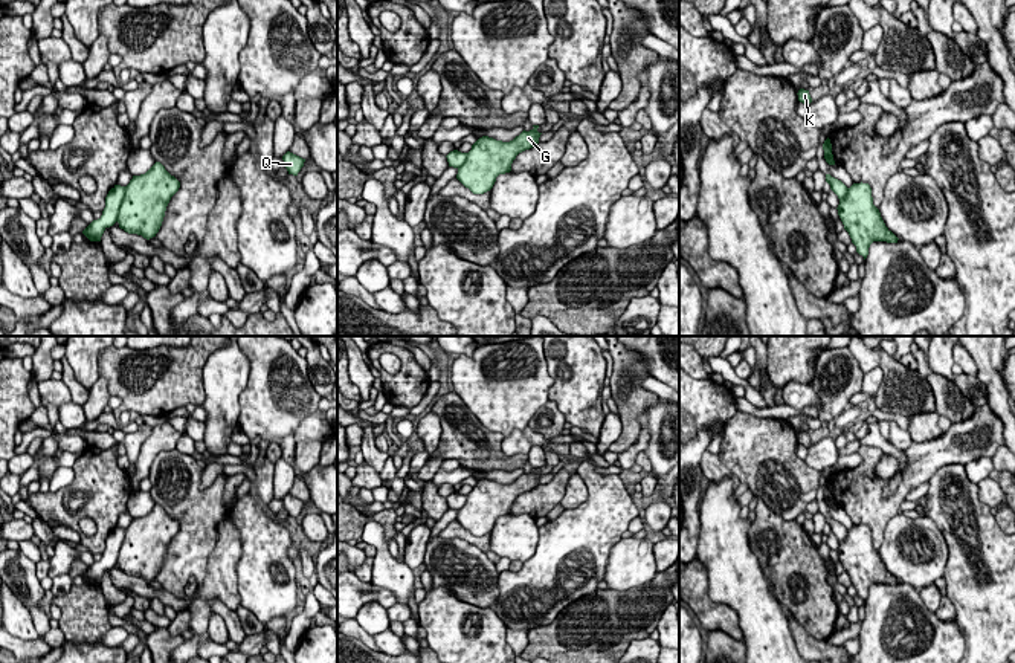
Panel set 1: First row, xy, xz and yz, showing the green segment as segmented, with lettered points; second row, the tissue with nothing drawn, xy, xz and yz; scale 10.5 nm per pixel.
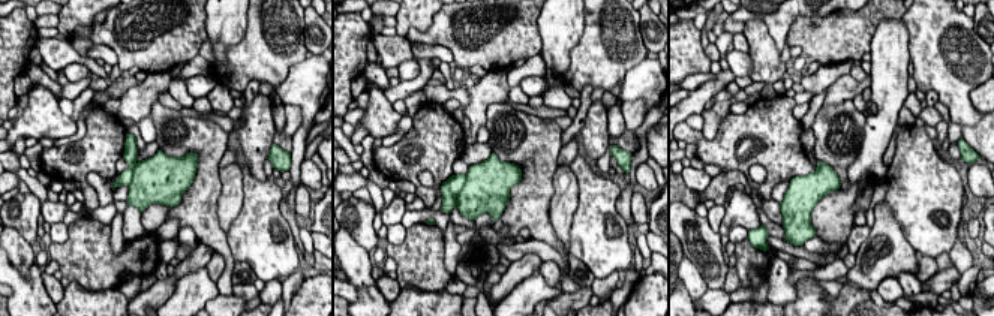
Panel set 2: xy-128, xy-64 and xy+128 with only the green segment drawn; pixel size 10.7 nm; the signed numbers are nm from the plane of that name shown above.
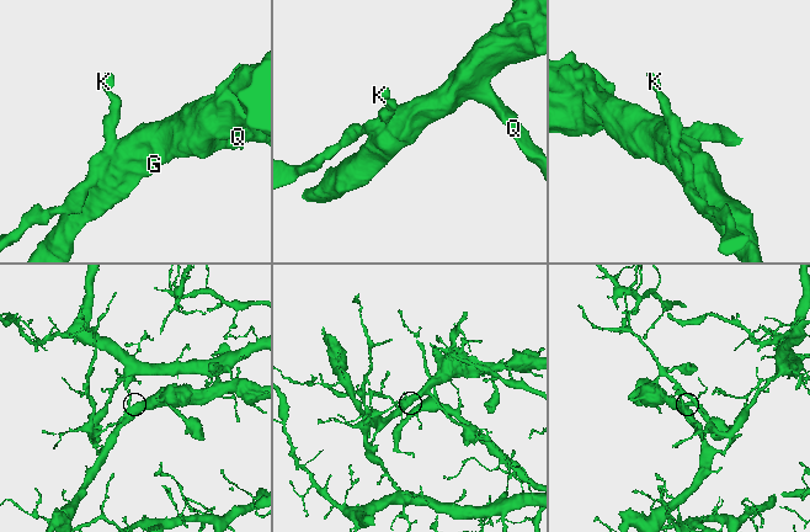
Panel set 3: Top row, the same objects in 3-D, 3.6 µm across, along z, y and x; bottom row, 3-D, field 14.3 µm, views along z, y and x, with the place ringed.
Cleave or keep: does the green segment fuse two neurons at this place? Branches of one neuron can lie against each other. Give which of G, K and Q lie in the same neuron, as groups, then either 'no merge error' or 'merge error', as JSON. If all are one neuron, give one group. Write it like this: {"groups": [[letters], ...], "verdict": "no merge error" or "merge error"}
{"groups": [["G", "Q"], ["K"]], "verdict": "merge error"}

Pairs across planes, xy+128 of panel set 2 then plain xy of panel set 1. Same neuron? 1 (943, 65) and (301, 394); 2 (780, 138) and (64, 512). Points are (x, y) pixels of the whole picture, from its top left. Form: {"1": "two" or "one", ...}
{"1": "one", "2": "one"}

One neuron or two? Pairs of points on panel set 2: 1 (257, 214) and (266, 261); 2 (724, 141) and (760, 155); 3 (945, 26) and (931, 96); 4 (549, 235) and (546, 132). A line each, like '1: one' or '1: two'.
1: one
2: one
3: two
4: one

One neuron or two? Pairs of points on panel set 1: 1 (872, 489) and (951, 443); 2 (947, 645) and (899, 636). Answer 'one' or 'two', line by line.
1: one
2: one

